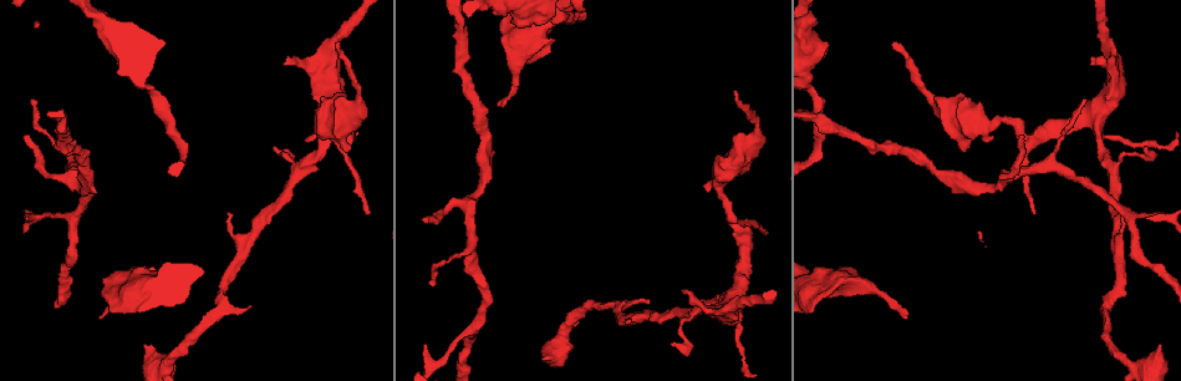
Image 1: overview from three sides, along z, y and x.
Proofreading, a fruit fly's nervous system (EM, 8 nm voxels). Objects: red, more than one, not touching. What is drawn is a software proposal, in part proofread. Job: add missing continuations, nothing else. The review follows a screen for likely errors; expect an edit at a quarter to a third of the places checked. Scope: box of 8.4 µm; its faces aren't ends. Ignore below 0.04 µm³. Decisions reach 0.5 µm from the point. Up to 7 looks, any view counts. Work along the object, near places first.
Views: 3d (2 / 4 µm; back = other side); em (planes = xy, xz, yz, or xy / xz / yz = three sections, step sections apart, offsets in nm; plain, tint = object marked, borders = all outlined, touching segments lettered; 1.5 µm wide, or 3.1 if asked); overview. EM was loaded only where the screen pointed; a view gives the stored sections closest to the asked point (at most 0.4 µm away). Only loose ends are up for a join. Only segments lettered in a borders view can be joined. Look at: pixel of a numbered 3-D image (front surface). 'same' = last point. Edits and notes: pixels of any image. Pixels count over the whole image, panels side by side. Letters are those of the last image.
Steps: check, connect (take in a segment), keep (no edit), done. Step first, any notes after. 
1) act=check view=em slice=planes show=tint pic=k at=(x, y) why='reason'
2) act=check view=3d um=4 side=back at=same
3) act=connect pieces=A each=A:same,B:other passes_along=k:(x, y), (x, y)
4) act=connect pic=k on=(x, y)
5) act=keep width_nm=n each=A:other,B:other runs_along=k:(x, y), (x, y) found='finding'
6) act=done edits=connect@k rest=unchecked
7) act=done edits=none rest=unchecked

act=check view=em slice=xy step=8 show=borders pic=1 at=(433, 284) why='tapers out'

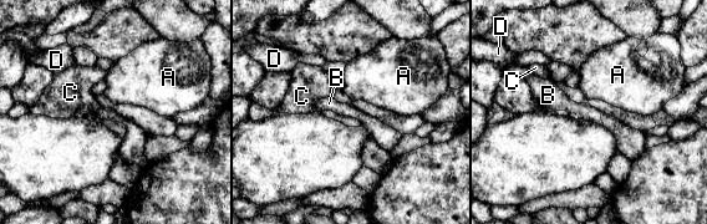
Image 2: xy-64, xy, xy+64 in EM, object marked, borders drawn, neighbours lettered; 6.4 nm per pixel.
act=check view=em slice=planes show=borders at=same why='cut it another way'

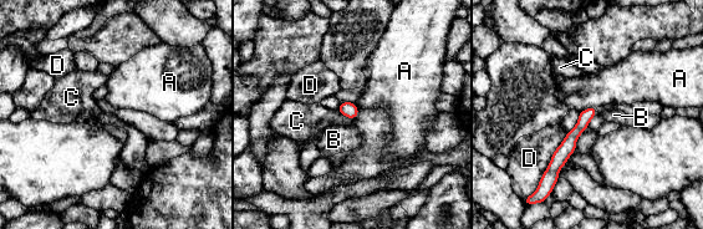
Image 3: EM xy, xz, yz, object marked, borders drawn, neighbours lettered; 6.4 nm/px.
act=keep width_nm=90 each=A:other,B:other,C:other,D:other border=3:(596, 107), (586, 107), (579, 112) found='none of them fits'

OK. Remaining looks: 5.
act=check view=em slice=planes show=borders pic=1 at=(101, 319) why='an open end'

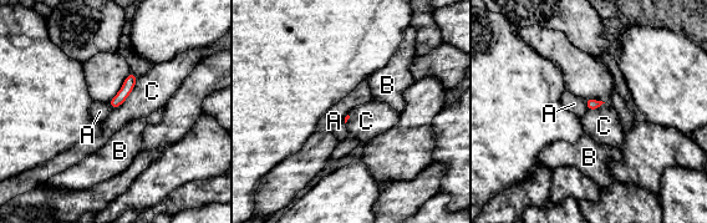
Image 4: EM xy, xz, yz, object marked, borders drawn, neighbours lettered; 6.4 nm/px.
act=keep each=A:other,B:other,C:other found='no lettered segment goes on from it'

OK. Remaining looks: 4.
act=check view=em slice=planes show=plain pic=1 at=(891, 44) why='thin end'

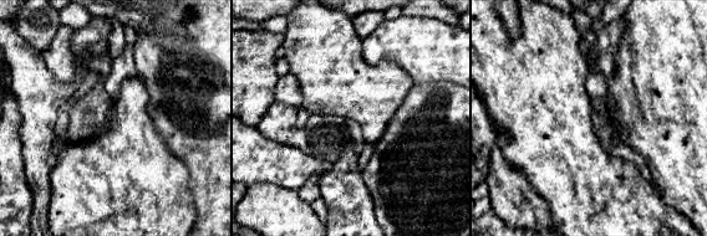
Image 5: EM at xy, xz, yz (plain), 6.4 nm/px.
act=check view=em slice=planes show=borders at=same why='see the neighbours'

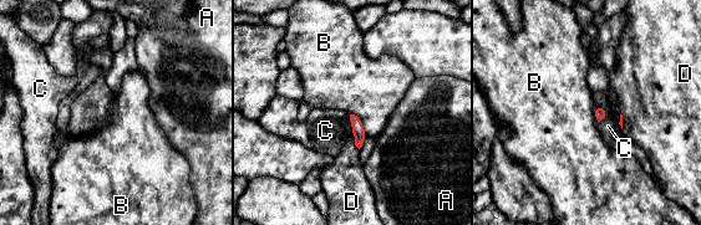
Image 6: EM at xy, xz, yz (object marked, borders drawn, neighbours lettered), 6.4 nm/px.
act=keep width_nm=80 each=A:other,B:other,C:other,D:other border=6:(350, 113), (361, 121), (366, 136) found='no lettered segment goes on from it'

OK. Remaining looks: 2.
act=done edits=none rest=unchecked

